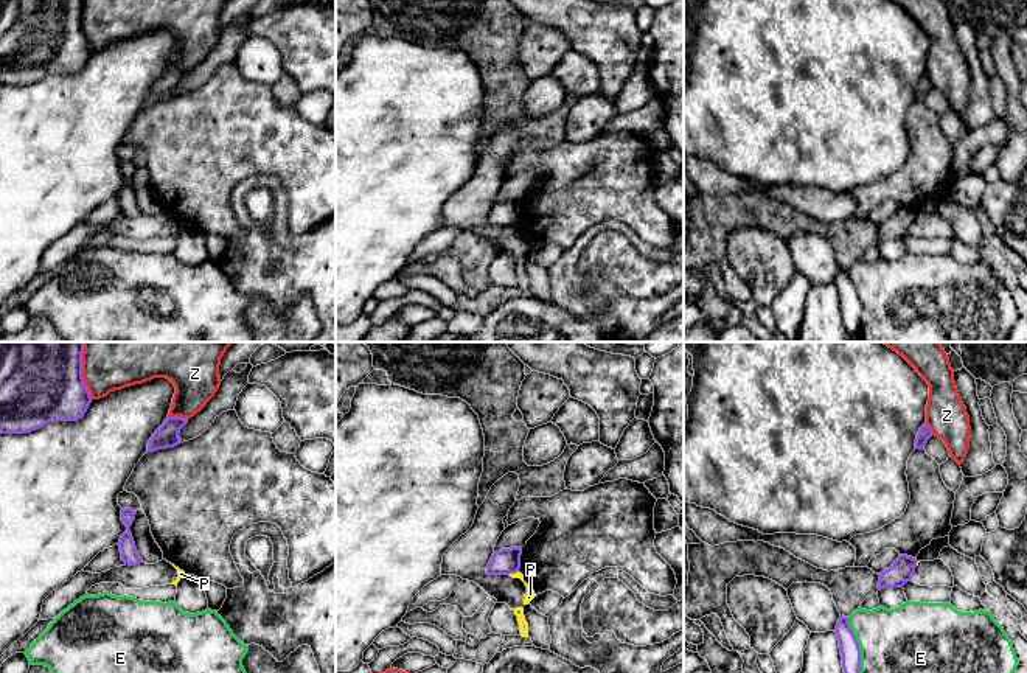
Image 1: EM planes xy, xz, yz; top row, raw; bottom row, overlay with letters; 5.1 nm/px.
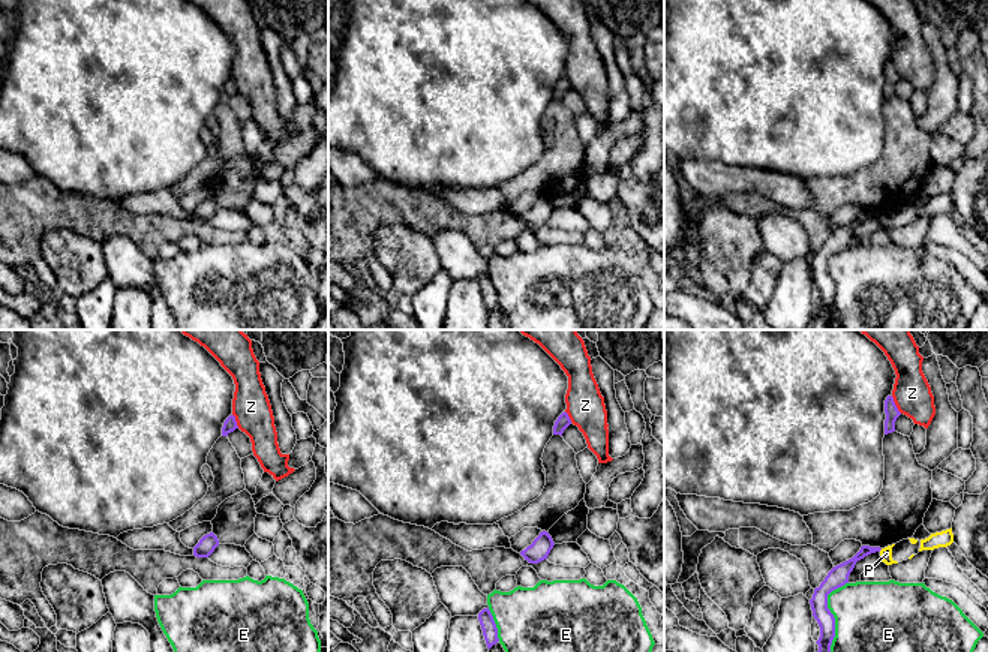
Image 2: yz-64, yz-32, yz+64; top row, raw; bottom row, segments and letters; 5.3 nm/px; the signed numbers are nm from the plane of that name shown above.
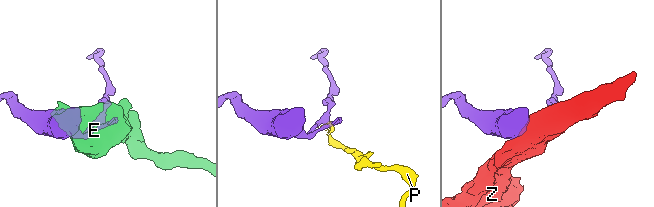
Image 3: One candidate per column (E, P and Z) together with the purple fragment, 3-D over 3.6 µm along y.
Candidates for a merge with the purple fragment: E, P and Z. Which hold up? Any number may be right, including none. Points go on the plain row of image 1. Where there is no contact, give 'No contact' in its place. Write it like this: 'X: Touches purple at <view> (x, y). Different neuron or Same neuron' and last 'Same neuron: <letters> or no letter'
E: Touches purple at yz (858, 299). Different neuron
P: Touches purple at xz (513, 224). Different neuron
Z: Touches purple at xy (81, 25). Different neuron
Same neuron: no letter

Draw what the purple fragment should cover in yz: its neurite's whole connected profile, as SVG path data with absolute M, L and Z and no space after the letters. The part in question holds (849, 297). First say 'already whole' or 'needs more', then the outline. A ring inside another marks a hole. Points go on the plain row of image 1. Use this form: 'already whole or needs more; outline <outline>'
already whole; outline M841 267L836 277L836 288L842 306L842 320L847 330L848 342L859 330L861 323L861 300L850 280L848 269Z

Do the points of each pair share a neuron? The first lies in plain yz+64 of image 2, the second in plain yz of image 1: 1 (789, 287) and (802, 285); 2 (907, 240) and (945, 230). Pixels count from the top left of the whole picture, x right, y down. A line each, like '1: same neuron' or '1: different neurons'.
1: different neurons
2: different neurons

